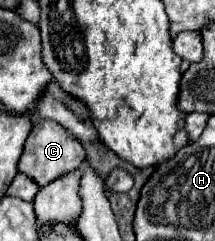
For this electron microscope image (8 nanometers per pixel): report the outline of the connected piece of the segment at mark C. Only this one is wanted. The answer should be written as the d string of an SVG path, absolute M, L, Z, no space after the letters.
M34 118L32 132L24 144L24 152L18 162L18 172L24 172L26 176L30 176L38 186L44 186L44 184L50 184L50 180L54 180L56 176L80 168L84 158L86 158L86 152L82 144L70 132L66 132L58 122Z

